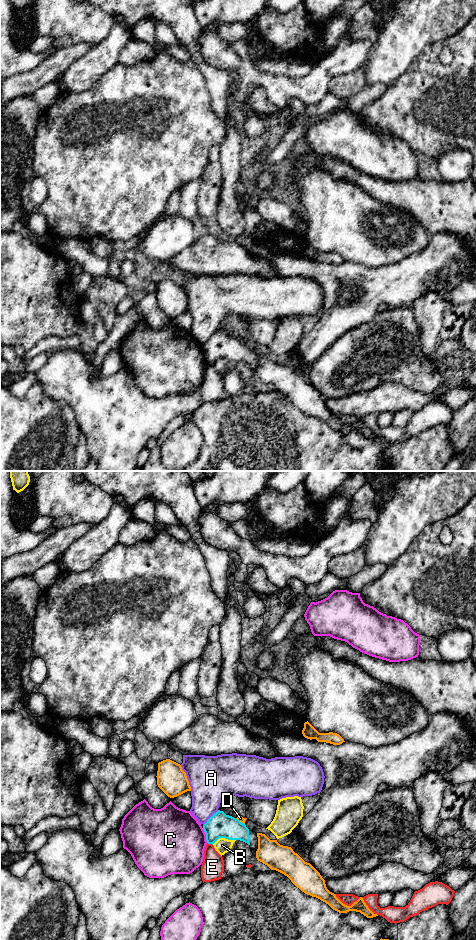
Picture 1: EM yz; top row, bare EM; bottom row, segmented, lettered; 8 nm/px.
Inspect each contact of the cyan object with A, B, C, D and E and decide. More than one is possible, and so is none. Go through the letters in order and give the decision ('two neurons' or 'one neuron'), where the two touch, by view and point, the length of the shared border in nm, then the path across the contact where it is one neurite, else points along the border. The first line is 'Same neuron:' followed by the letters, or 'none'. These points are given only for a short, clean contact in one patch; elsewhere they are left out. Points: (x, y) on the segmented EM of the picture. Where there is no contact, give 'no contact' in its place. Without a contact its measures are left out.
Same neuron: none
A: two neurons | yz (210, 817) | 180 nm
B: two neurons | yz (223, 837) | 200 nm | along yz (235, 839), (218, 838), (212, 844)
C: two neurons | yz (206, 835) | 130 nm
D: two neurons | yz (239, 821) | 90 nm
E: two neurons | yz (210, 843) | 50 nm | along yz (207, 842), (212, 845)

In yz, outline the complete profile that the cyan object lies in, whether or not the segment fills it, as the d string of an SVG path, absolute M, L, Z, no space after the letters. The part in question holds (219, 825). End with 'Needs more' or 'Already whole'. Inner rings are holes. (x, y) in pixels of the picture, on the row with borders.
M218 810L203 825L208 844L214 844L219 838L228 840L240 840L247 843L253 855L256 857L258 849L258 837L253 831L250 831L245 824L238 819L226 815L223 811Z. Needs more

